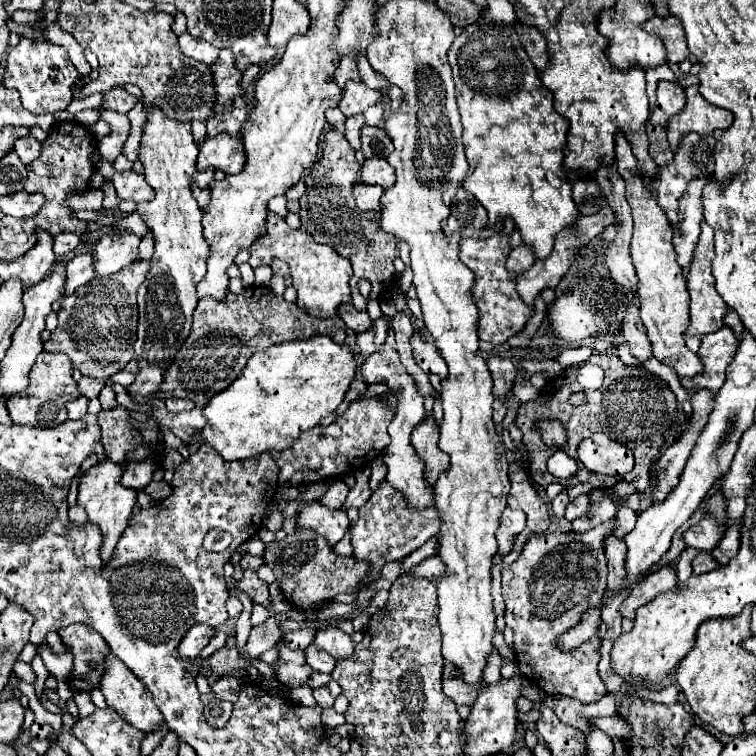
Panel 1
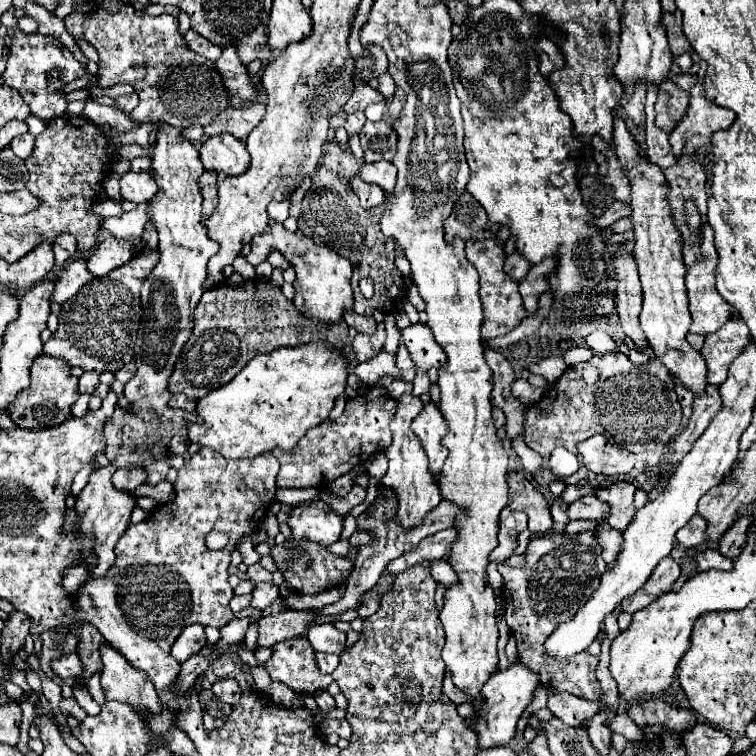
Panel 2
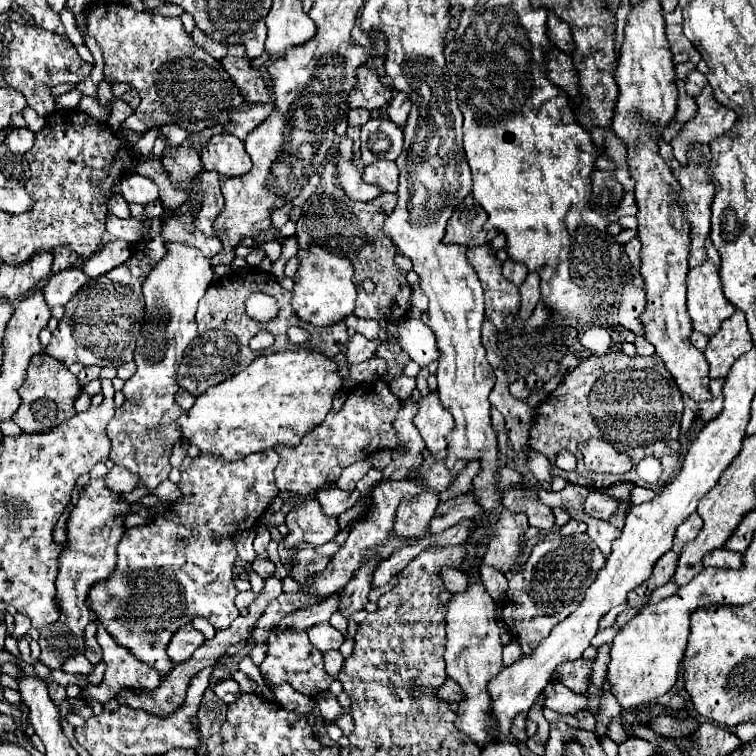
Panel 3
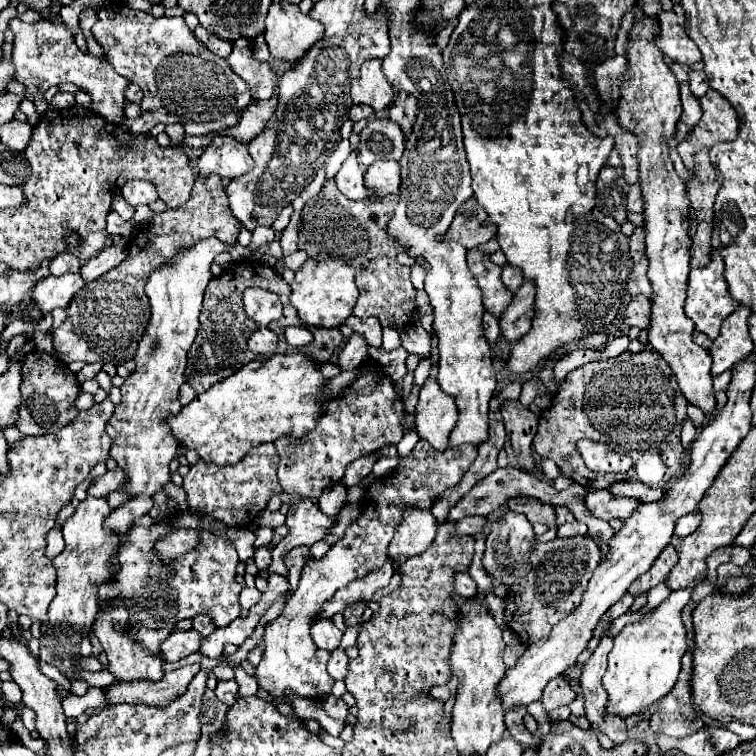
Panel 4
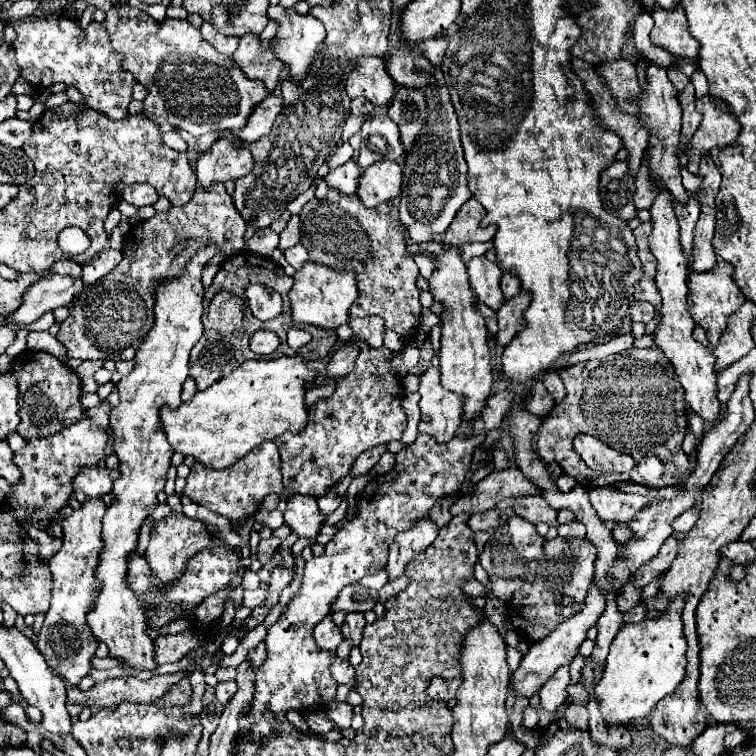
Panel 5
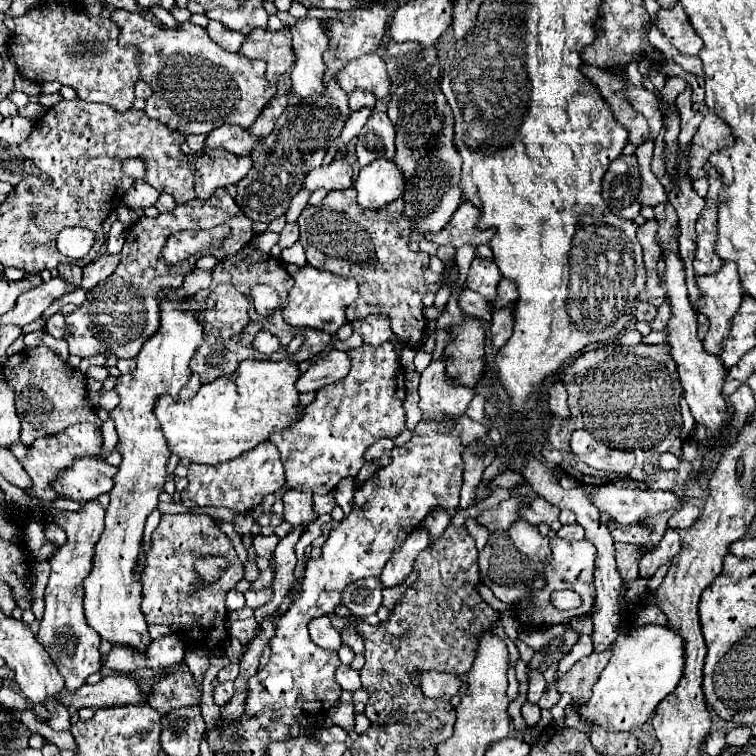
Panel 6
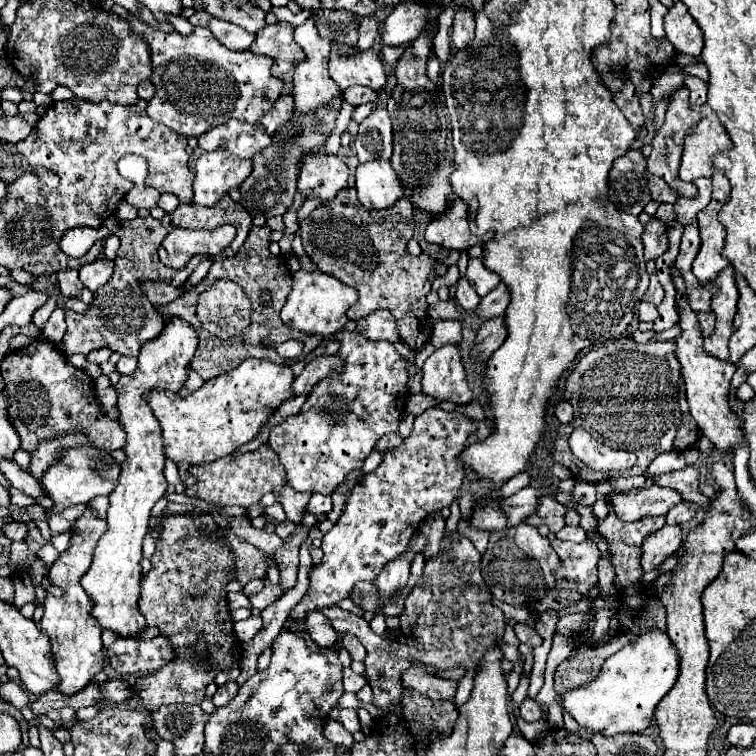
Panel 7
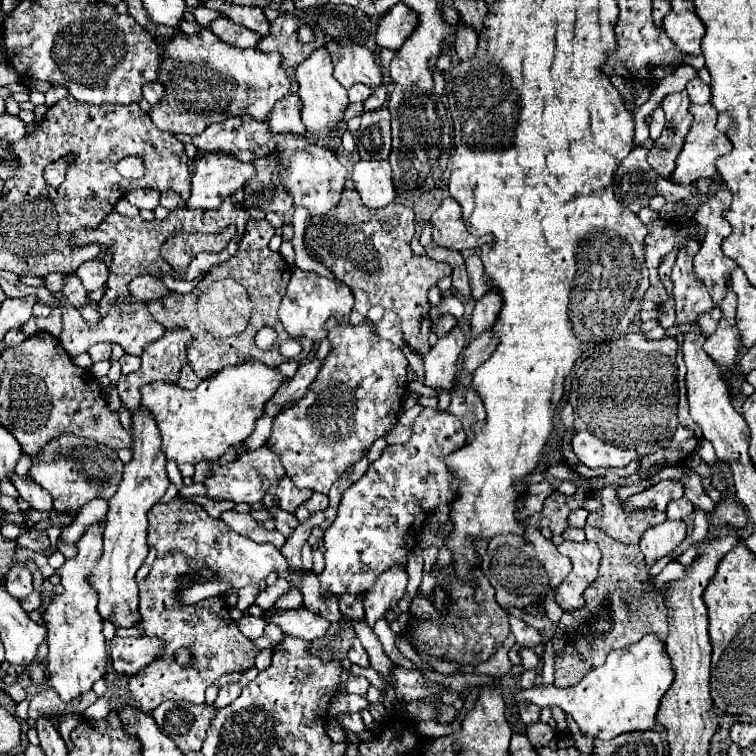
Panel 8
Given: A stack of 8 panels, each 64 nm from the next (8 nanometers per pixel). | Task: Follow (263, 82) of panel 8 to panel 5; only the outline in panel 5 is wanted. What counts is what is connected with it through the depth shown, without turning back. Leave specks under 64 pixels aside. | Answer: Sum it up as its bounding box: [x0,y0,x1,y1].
[102,4,268,136]

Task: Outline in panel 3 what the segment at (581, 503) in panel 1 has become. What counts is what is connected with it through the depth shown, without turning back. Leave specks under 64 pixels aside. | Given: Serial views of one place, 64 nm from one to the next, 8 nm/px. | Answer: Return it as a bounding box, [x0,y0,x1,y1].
[582,490,620,520]

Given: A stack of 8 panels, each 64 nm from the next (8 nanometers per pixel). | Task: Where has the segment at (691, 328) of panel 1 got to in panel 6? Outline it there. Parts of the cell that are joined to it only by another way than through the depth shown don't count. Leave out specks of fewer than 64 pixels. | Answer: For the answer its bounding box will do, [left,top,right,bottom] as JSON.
[694,262,744,354]

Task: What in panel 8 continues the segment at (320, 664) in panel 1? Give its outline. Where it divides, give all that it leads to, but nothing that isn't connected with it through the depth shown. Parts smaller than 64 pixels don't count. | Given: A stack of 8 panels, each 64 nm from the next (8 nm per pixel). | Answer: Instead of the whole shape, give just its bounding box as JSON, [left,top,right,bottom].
[344,674,370,696]

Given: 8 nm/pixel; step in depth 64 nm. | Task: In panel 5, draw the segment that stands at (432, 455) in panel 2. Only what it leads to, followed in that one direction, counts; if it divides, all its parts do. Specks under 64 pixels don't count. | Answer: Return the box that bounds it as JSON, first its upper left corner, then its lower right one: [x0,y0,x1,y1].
[420,368,462,444]

